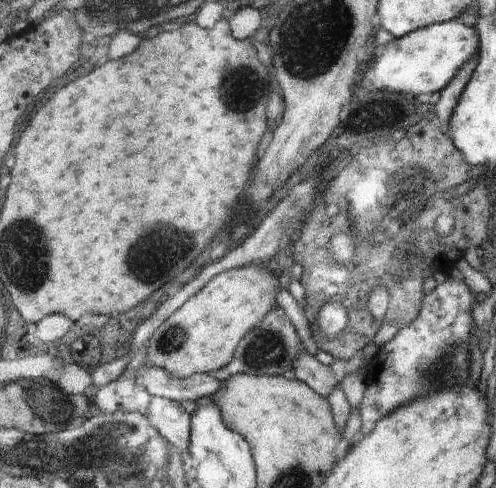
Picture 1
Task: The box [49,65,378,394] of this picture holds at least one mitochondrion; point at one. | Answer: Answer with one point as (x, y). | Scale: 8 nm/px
(149, 259)

